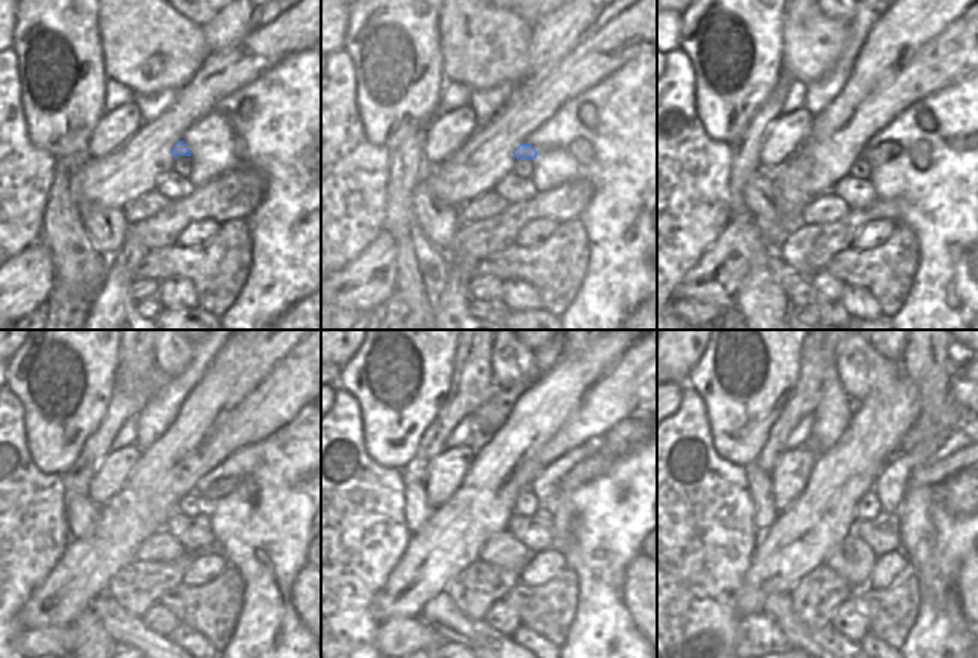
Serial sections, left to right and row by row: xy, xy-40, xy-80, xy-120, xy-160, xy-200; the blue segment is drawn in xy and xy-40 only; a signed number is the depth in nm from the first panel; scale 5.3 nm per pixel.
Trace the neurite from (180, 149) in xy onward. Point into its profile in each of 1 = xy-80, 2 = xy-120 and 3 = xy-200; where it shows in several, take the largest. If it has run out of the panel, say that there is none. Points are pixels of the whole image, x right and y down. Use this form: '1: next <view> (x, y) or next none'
1: next xy-80 (887, 150)
2: next xy-120 (222, 487)
3: next xy-200 (962, 447)

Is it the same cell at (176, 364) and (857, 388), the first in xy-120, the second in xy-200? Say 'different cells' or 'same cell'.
same cell

